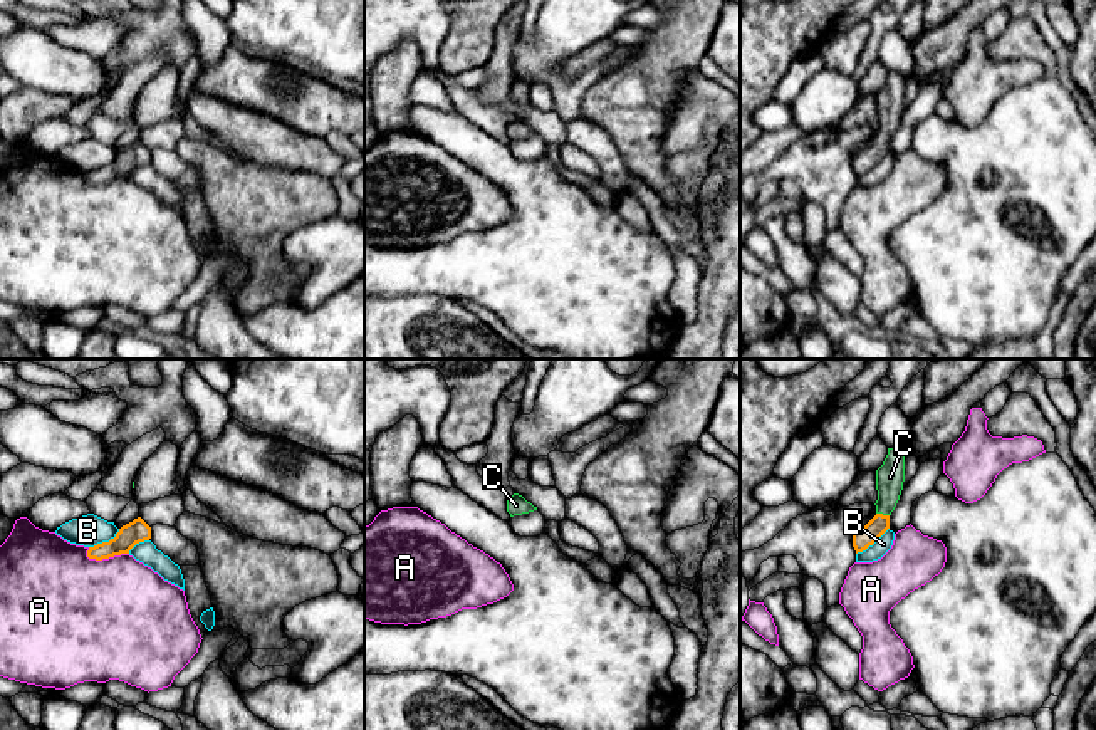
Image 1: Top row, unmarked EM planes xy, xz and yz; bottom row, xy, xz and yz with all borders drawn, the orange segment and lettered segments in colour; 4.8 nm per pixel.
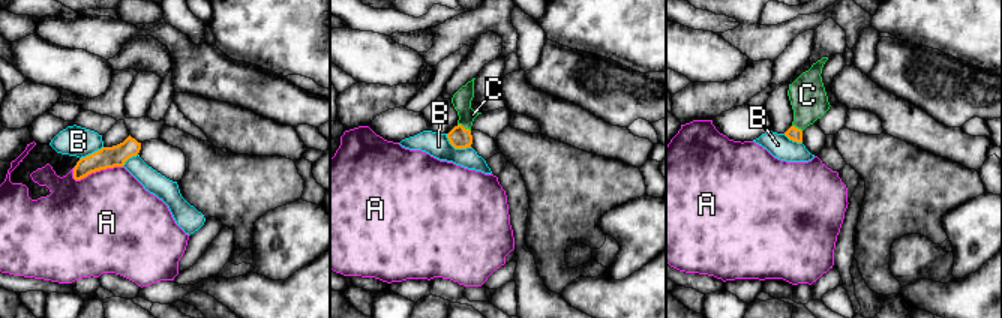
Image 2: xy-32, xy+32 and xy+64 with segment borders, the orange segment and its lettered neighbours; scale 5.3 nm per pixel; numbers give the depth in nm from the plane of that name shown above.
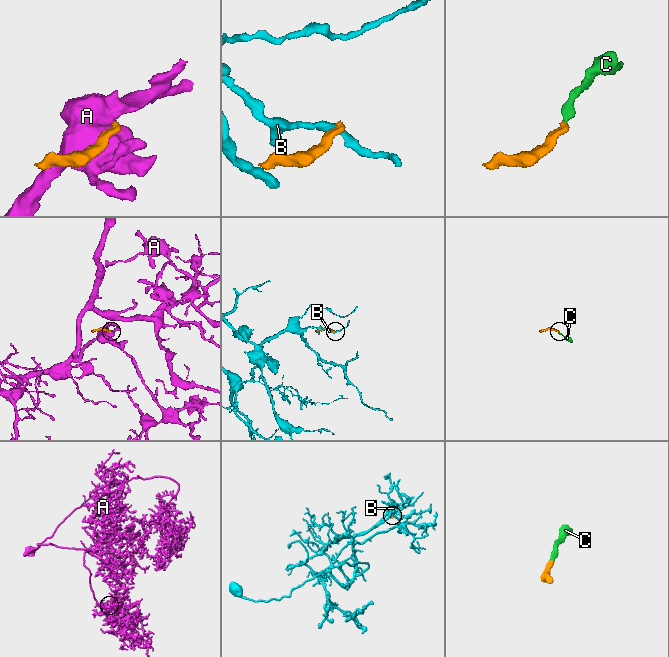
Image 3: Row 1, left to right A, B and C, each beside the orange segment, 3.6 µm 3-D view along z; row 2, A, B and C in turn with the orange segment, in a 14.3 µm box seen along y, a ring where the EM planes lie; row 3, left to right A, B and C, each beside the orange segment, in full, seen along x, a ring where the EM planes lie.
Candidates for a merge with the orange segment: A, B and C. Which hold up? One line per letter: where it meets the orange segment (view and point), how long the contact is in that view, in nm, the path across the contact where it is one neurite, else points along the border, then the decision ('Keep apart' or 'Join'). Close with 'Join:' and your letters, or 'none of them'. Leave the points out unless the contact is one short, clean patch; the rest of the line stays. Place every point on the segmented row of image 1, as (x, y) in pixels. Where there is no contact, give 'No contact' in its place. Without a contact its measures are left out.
A: Touches orange at xy (106, 557). Shared border 200 nm. Keep apart
B: Touches orange at xy (104, 542). Shared border 180 nm. Boundary: xy (120, 529), (108, 541), (89, 547). Keep apart
C: Touches orange at yz (882, 514). Shared border 70 nm. Path across: yz (861, 539), (882, 514), (888, 497), (890, 477). Join
Join: C

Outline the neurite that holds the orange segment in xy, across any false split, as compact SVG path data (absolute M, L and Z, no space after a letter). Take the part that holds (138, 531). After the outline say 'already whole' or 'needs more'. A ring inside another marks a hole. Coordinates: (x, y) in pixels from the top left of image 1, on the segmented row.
M134 519L133 522L123 525L114 539L109 542L97 544L89 547L87 557L102 561L121 554L129 554L129 550L144 540L151 539L151 527L141 519Z; already whole

